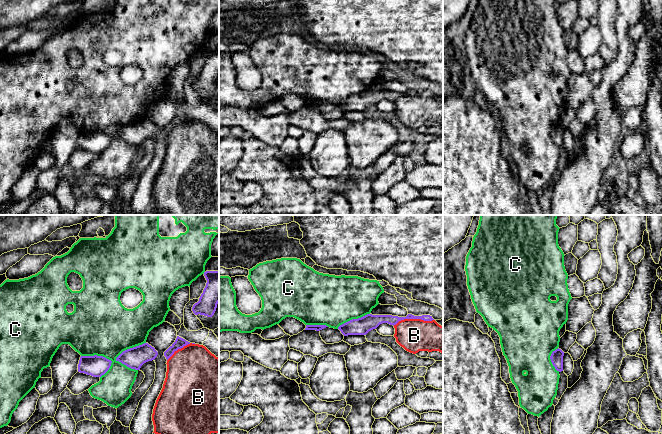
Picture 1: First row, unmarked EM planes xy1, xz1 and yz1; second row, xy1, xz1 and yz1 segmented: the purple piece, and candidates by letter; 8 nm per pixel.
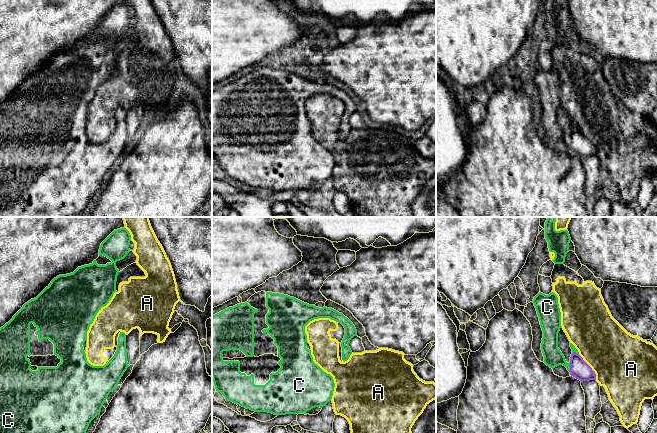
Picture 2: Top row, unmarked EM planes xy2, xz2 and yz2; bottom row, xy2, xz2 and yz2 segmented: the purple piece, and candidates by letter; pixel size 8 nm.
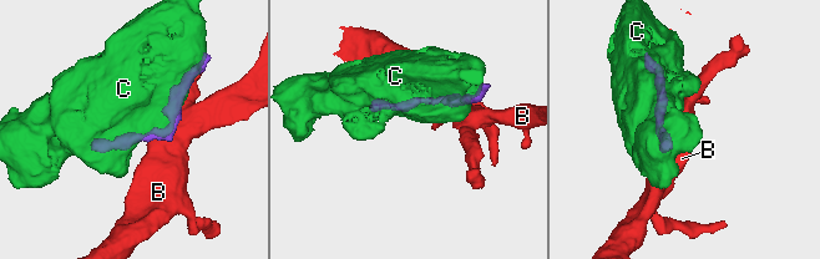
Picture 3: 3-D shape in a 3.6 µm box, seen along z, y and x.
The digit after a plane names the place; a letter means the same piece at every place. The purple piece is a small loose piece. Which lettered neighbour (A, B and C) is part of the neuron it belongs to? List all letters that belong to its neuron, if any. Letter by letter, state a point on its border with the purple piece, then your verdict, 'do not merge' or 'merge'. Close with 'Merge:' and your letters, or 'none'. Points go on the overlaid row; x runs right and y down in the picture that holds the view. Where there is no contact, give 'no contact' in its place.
A: meets purple in yz2 at (590, 367); do not merge
B: meets purple in xz1 at (413, 318); do not merge
C: meets purple in xy1 at (130, 348); do not merge
Merge: none

